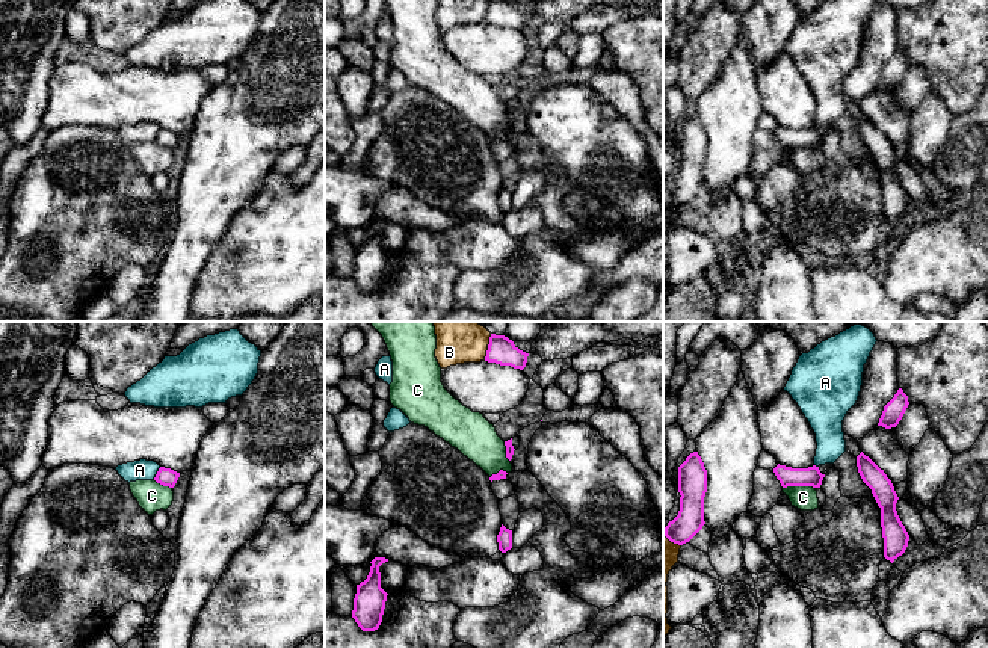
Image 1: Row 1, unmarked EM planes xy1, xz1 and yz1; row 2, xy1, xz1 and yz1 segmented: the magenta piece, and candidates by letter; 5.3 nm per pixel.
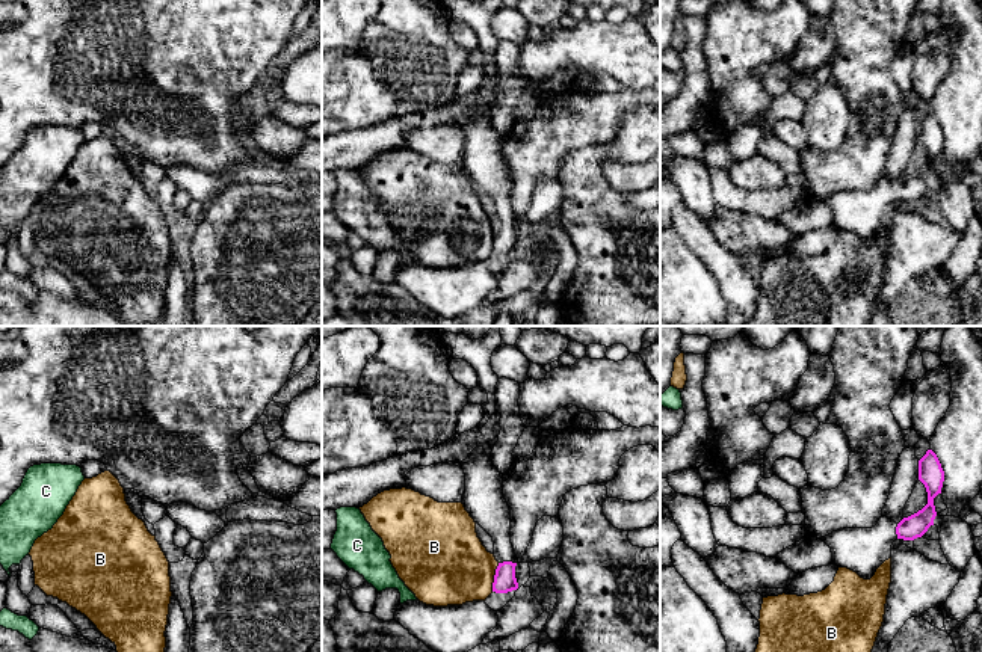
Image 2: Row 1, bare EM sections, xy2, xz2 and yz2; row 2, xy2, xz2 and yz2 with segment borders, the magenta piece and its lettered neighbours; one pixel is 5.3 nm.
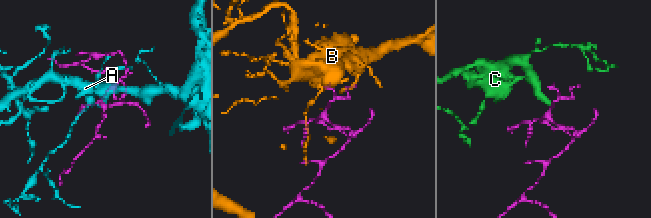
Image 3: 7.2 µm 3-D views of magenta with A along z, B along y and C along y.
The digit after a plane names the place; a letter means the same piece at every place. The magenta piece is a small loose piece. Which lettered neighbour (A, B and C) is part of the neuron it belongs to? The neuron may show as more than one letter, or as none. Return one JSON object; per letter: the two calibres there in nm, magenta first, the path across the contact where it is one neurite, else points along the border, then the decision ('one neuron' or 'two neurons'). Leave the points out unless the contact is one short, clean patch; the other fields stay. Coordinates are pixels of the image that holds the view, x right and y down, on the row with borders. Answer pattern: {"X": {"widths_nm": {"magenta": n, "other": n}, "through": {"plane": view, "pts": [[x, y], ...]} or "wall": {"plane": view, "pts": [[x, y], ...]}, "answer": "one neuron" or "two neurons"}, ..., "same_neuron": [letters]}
{"A": {"widths_nm": {"magenta": 100, "other": 110}, "answer": "two neurons"}, "B": {"widths_nm": {"magenta": 120, "other": 420}, "answer": "two neurons"}, "C": {"widths_nm": {"magenta": 110, "other": 130}, "wall": {"plane": "yz1", "pts": [[815, 487], [783, 488]]}, "answer": "two neurons"}, "same_neuron": []}

